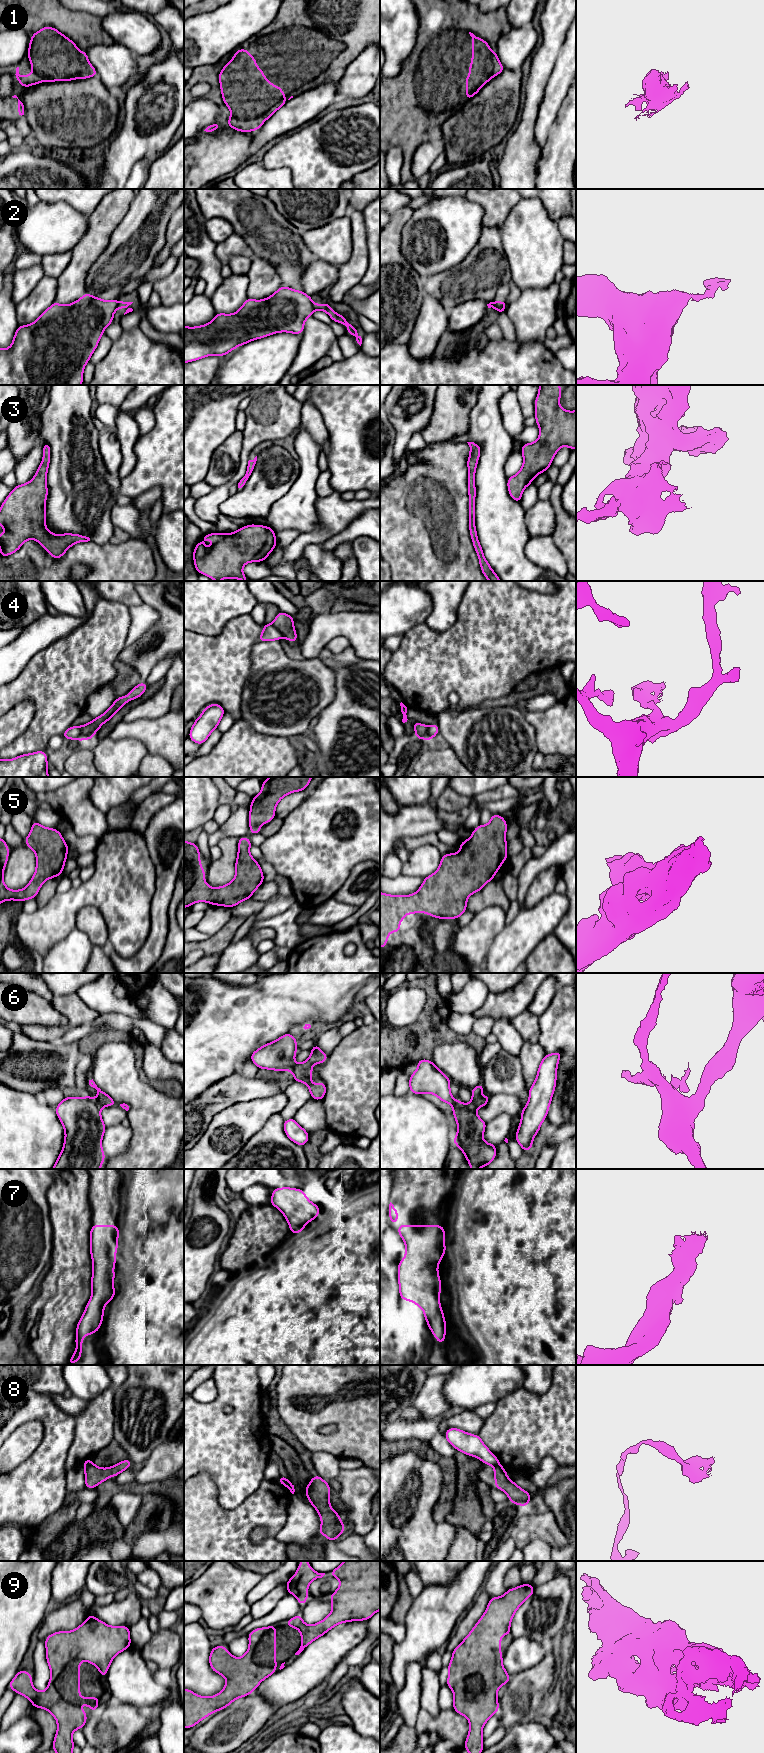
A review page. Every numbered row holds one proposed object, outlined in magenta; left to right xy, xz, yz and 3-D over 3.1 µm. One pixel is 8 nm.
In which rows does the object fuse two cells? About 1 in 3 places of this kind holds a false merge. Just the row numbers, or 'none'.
2, 4, 6, 8

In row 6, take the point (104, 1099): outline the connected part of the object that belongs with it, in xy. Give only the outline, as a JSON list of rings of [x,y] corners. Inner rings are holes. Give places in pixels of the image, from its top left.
[[[93,1079],[89,1080],[89,1085],[97,1090],[98,1093],[97,1101],[99,1102],[101,1107],[117,1105],[117,1103],[108,1094],[106,1094],[100,1088],[97,1087]]]

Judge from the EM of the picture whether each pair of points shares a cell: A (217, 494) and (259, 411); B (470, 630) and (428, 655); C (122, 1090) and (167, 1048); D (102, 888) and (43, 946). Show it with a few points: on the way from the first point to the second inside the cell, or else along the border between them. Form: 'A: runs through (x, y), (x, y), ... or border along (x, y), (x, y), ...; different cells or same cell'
A: runs through (238, 475), (243, 467), (247, 446), (256, 432); same cell
B: runs through (460, 640), (445, 655), (438, 655); same cell
C: border along (160, 1049), (173, 1063); different cells
D: runs through (85, 895), (49, 929); same cell

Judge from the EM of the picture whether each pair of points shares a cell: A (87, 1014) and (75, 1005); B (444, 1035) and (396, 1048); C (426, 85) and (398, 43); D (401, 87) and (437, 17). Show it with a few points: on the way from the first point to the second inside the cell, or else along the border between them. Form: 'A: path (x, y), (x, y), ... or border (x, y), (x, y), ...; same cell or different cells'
A: path (84, 1014), (78, 1008); same cell
B: path (432, 1035), (429, 1035), (415, 1049), (408, 1048); same cell
C: border (412, 53), (405, 61), (403, 69), (395, 77); different cells
D: path (420, 74), (435, 60), (435, 36); same cell

